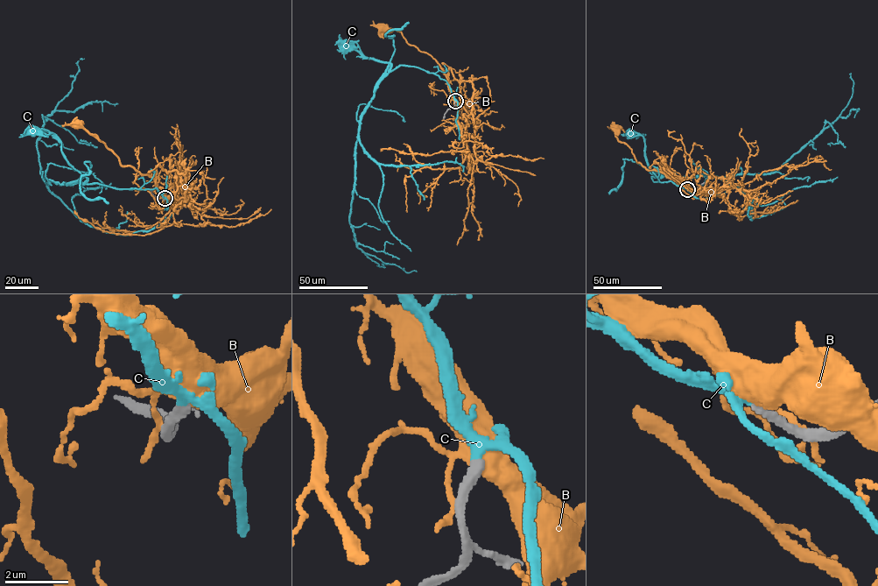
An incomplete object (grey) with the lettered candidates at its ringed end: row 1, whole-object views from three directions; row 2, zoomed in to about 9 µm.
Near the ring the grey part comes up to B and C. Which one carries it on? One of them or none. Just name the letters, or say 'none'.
C

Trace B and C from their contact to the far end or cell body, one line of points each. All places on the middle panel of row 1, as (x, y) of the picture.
B: (455, 101), (448, 80), (436, 61), (409, 45), (400, 31), (382, 28)
C: (455, 101), (447, 83), (438, 75), (404, 66), (389, 72), (389, 64), (364, 58), (354, 47), (344, 45)

